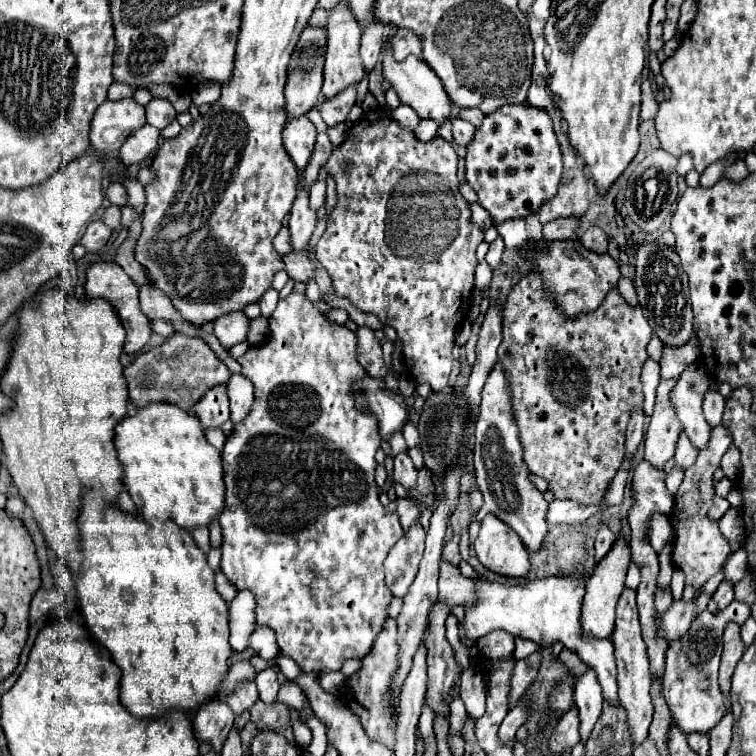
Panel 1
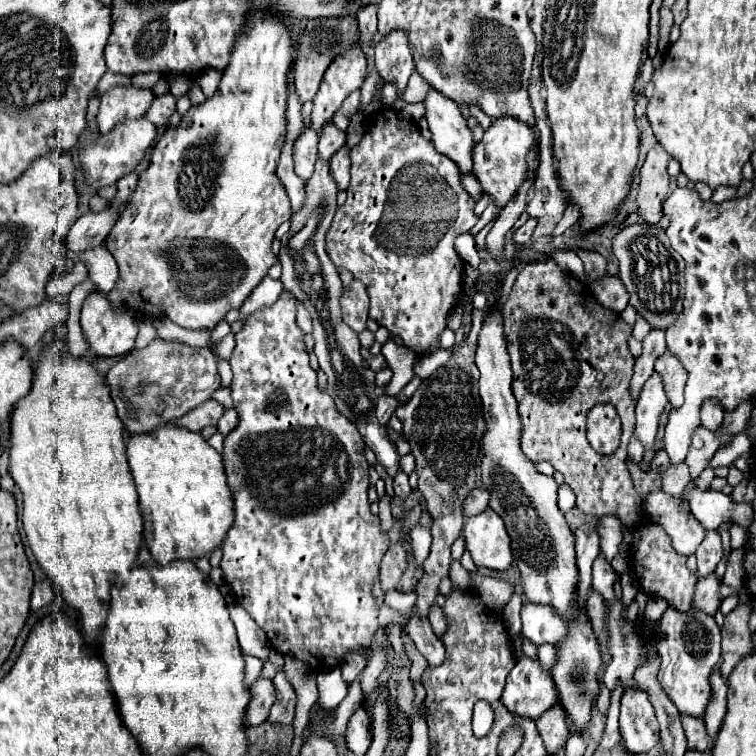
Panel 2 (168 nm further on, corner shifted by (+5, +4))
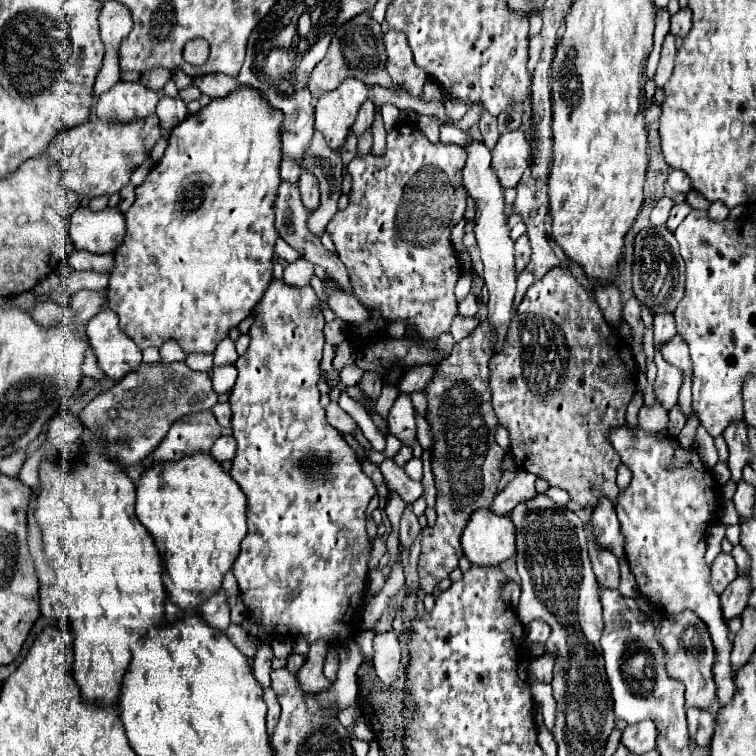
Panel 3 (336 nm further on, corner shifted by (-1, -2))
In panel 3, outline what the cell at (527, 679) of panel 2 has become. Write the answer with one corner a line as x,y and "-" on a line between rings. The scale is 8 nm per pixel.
544,653
542,657
536,657
536,659
530,661
528,677
530,677
532,681
550,683
550,681
552,681
552,667
554,667
554,659
550,657
550,653

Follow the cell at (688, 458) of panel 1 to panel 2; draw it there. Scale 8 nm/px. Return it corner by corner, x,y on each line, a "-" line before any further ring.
698,427
692,435
692,445
690,445
690,451
686,457
686,465
692,473
692,477
698,477
710,465
710,459
714,457
714,453
718,449
726,447
734,436
733,434
726,434
718,437
712,431
708,431
706,427

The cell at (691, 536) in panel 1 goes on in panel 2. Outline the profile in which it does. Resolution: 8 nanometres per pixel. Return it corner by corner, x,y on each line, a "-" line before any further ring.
708,531
706,539
702,541
702,545
696,551
700,577
706,577
706,575
714,573
714,569
720,563
722,555
724,555
724,551
722,551
722,541
720,541
718,531

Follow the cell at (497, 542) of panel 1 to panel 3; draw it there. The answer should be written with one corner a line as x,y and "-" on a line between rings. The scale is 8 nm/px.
490,509
472,513
464,533
462,549
476,567
498,567
516,551
514,525
508,517
498,517

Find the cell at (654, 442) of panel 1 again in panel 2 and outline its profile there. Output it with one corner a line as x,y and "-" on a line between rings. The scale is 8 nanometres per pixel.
666,351
656,361
656,373
660,373
660,377
664,381
664,389
666,389
672,409
680,408
685,401
684,387
686,383
686,369
682,367
682,363
670,351

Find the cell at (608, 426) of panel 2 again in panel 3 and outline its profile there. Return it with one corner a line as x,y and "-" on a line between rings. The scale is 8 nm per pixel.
626,425
610,429
606,437
620,453
622,463
632,471
632,481
628,489
620,493
616,511
626,535
624,549
638,591
664,615
676,615
690,609
708,625
716,647
714,681
718,687
718,707
724,707
734,697
734,671
730,667
732,643
720,611
720,597
710,587
710,567
704,563
706,529
708,523
716,519
720,487
710,469
700,461
698,451
678,445
672,437
658,439
640,429
632,433

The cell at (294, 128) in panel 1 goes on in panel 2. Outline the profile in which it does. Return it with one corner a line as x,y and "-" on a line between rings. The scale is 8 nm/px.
306,127
306,131
298,137
298,143
294,143
294,167
300,179
308,181
314,173
314,161
318,157
318,135
312,127

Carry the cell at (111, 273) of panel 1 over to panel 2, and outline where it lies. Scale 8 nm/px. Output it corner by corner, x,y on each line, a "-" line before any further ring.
94,291
94,293
88,295
88,299
82,305
80,327
86,335
90,351
94,355
98,355
98,357
118,357
118,355
126,355
128,351
132,351
134,339
136,339
136,333
138,333
138,319
136,319
134,313
114,311
108,297
100,291

